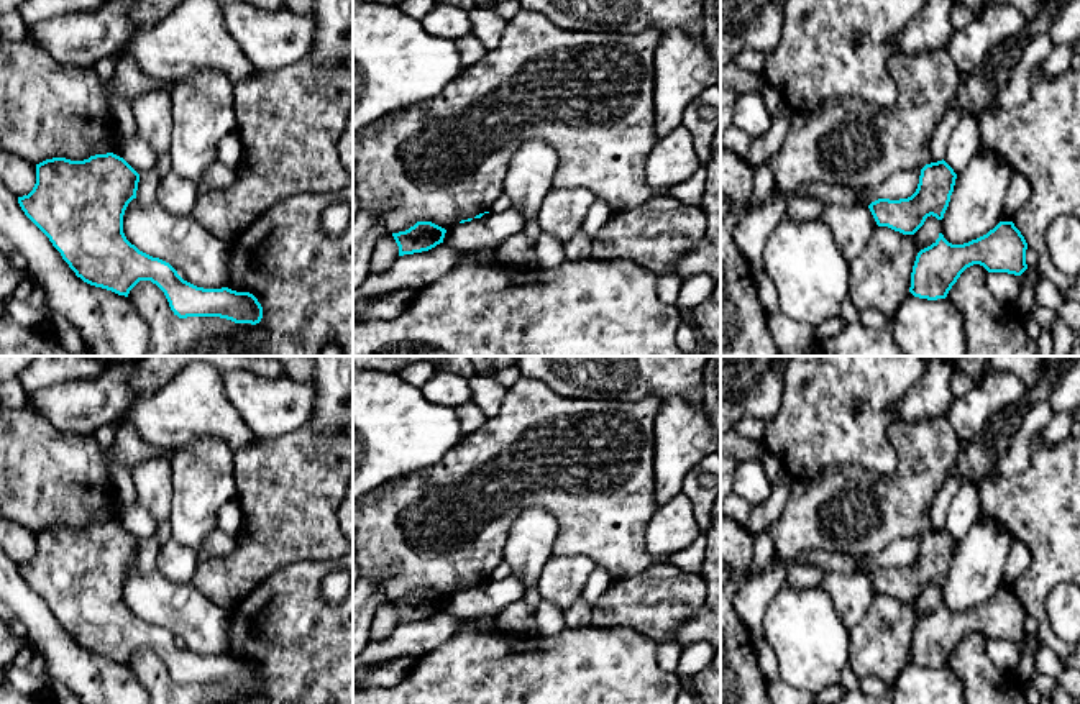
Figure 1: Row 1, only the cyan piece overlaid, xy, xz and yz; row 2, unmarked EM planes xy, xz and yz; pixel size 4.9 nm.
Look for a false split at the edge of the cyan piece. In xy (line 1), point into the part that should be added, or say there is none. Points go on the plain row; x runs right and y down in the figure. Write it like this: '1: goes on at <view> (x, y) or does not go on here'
1: does not go on here

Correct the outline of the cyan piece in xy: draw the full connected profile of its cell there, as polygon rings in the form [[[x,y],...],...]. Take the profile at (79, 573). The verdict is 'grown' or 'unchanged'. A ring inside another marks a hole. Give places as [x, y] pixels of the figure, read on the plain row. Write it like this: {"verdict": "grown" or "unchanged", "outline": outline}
{"verdict": "unchanged", "outline": [[[113,520],[95,522],[84,528],[53,525],[36,532],[36,551],[28,563],[18,565],[18,571],[76,643],[90,653],[128,665],[140,648],[151,648],[164,660],[179,686],[220,684],[235,691],[259,691],[263,674],[253,661],[228,655],[197,655],[184,648],[169,630],[140,619],[126,607],[123,583],[128,571],[136,566],[138,550],[140,542]]]}

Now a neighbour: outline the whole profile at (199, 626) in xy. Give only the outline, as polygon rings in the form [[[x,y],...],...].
[[[133,566],[123,601],[140,619],[169,630],[184,648],[204,656],[227,655],[230,610],[210,602],[192,583],[172,583],[156,568]]]

